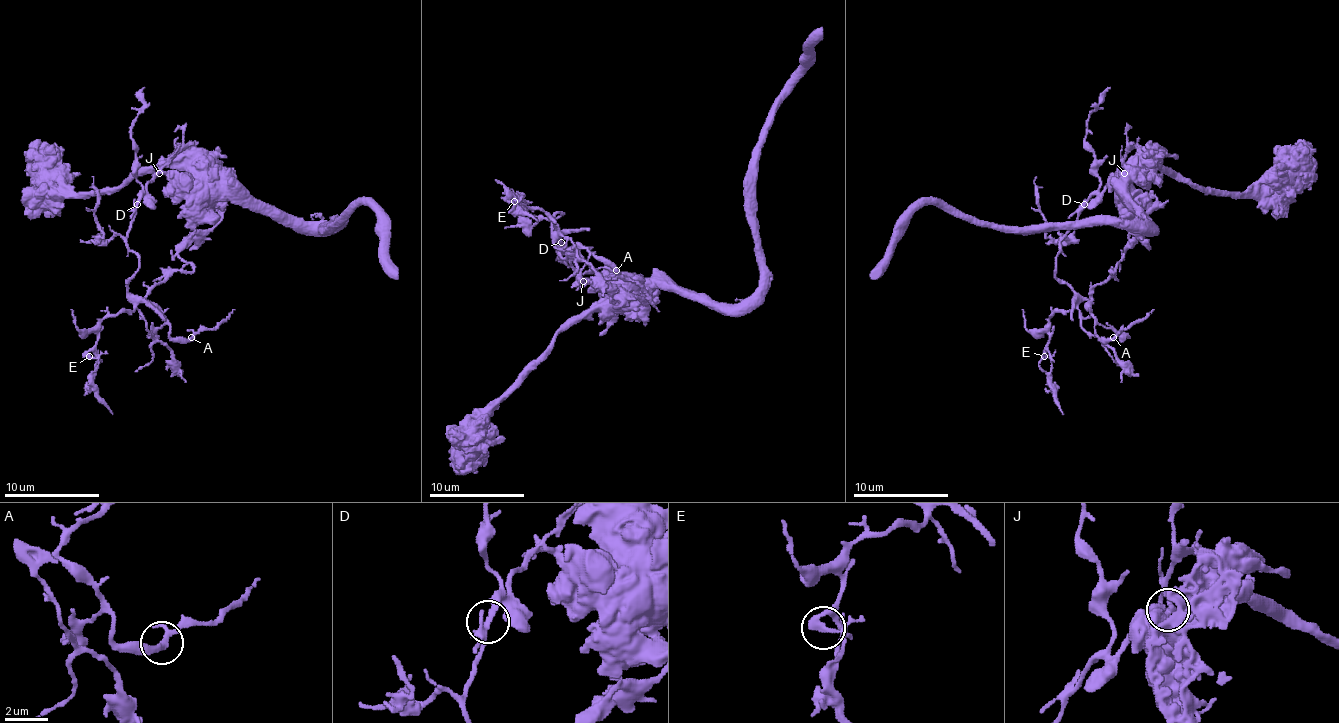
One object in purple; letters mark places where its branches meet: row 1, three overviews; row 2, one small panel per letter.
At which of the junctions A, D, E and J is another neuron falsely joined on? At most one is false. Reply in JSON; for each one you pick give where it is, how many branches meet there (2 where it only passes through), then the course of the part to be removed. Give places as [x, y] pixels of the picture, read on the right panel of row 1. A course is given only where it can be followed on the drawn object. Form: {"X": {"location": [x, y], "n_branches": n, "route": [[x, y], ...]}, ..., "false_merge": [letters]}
{"J": {"location": [1124, 173], "n_branches": 3, "route": [[1124, 173], [1101, 188], [1060, 242], [1056, 268], [1082, 297], [1091, 299], [1091, 290], [1167, 199]]}, "false_merge": ["J"]}

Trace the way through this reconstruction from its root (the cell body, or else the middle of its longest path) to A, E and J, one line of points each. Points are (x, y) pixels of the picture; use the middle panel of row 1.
A: (692, 296), (609, 287), (613, 270), (571, 249), (594, 251), (616, 270)
E: (692, 296), (609, 287), (613, 270), (559, 249), (559, 227), (514, 201)
J: (692, 296), (670, 287), (597, 287), (592, 282), (582, 282)

